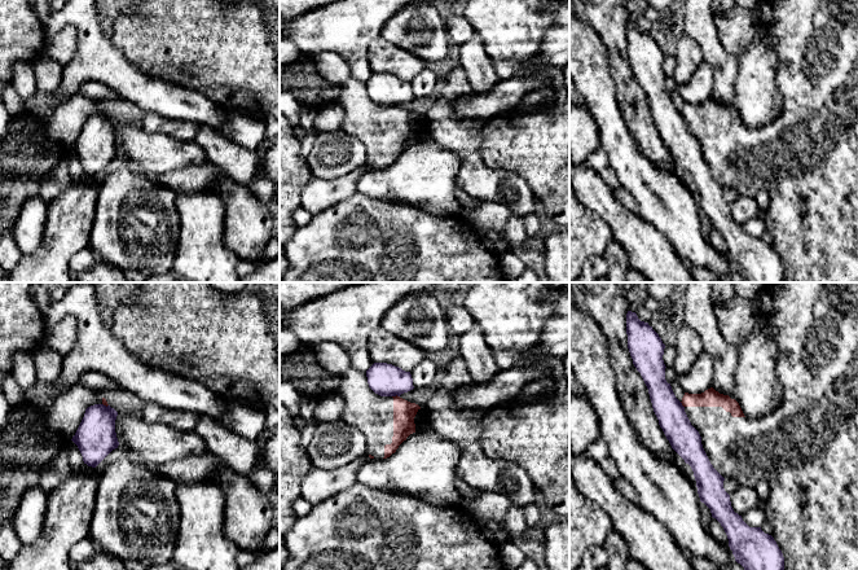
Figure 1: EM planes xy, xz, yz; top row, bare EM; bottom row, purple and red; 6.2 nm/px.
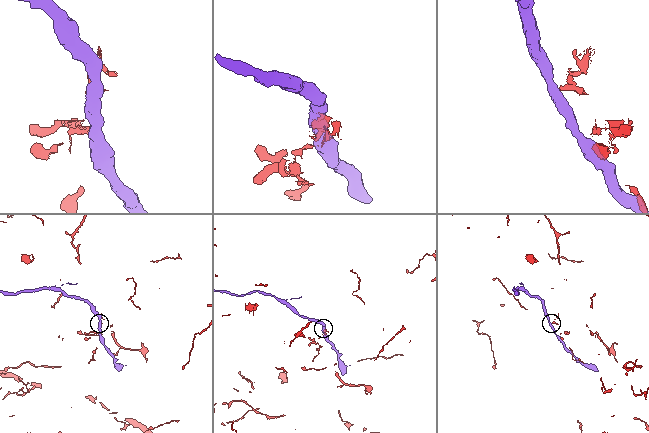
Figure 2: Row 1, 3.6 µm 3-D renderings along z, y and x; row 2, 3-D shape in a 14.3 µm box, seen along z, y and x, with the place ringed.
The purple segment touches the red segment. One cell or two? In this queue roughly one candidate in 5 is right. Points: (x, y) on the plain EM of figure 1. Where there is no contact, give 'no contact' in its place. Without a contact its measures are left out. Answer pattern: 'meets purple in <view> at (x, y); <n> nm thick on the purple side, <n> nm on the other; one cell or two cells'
meets purple in xz at (395, 105); 200 nm thick on the purple side, 140 nm on the other; two cells

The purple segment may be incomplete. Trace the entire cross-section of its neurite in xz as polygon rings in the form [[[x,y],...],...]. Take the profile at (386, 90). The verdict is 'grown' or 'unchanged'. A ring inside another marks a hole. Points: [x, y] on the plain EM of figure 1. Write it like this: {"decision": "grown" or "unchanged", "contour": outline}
{"decision": "unchanged", "contour": [[[374,73],[366,87],[369,97],[380,106],[400,106],[414,98],[410,82],[387,73]]]}

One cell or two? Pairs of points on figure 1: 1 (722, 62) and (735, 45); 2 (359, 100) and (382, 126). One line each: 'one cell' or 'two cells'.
1: two cells
2: one cell

